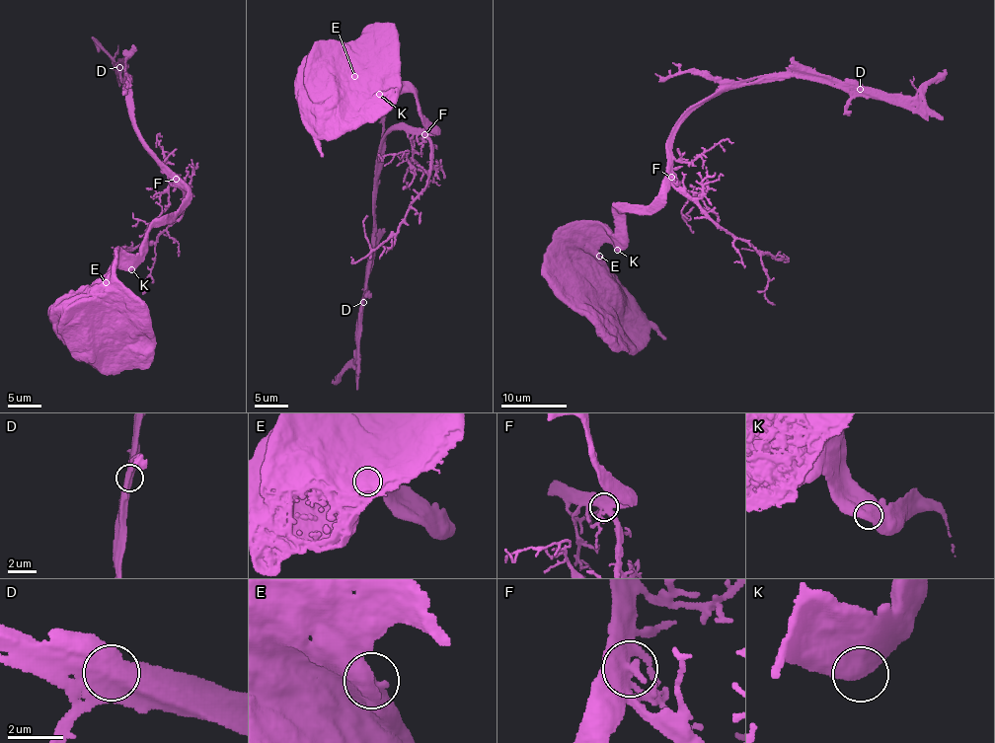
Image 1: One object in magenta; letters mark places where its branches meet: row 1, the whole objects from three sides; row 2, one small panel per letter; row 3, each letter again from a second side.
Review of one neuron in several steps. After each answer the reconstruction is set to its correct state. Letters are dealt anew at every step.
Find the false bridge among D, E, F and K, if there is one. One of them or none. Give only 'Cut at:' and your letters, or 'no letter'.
Cut at: no letter

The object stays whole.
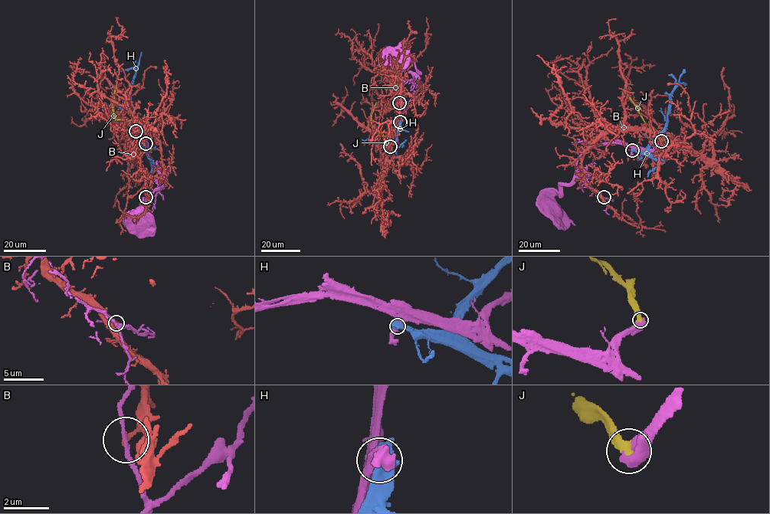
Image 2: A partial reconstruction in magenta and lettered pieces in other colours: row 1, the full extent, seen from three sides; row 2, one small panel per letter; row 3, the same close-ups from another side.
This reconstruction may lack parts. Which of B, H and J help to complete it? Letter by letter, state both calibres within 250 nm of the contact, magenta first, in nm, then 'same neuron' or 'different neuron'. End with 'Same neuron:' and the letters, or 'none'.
B: calibres 140 and 240 nm; different neuron
H: calibres 280 and 750 nm; different neuron
J: calibres 650 and 400 nm; same neuron
Same neuron: J

